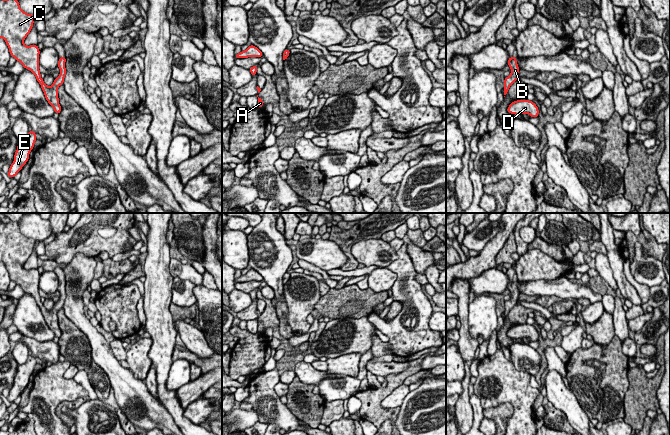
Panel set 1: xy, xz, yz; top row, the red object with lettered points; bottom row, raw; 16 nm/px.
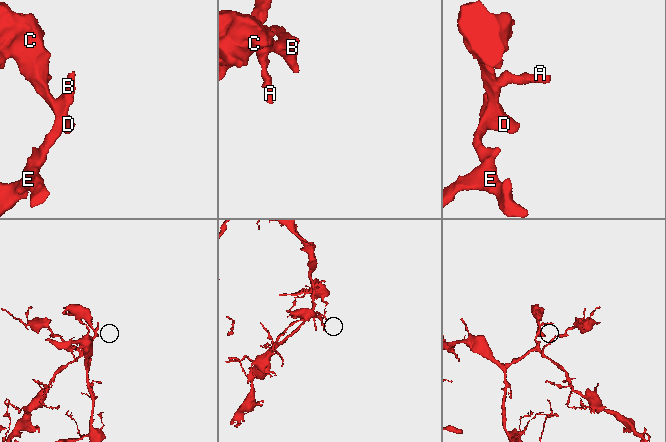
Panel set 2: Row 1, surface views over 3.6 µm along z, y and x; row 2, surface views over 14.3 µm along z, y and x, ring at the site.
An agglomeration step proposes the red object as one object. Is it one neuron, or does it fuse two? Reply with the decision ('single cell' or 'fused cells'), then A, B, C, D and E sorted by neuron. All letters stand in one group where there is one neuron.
single cell; A B C D E

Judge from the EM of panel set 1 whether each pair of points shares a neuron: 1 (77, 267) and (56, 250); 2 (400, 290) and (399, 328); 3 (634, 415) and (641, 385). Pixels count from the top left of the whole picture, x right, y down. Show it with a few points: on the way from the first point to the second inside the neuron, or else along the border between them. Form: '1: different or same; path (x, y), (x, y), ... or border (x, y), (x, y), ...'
1: different; border (93, 257), (76, 253), (68, 263)
2: same; path (407, 299), (407, 319)
3: same; path (635, 408), (641, 392)

